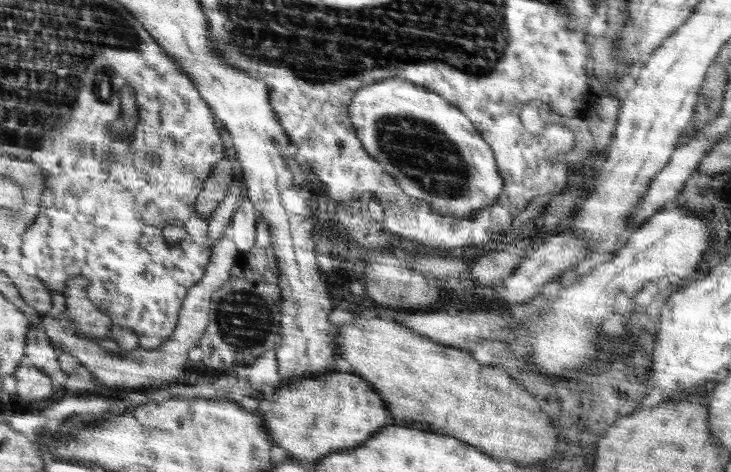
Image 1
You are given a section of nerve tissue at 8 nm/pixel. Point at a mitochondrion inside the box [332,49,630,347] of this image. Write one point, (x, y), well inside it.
(418, 150)

